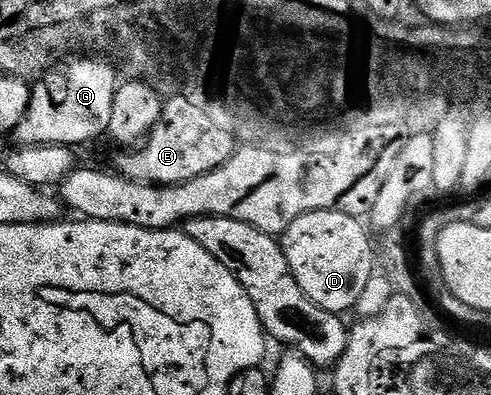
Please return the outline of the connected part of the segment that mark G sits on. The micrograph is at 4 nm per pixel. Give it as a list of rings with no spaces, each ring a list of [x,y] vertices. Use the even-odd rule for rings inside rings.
[[[82,56],[79,60],[70,60],[59,68],[51,67],[41,79],[33,85],[30,94],[30,109],[26,111],[26,117],[20,122],[16,129],[17,143],[25,146],[27,144],[86,144],[94,140],[98,135],[105,133],[110,126],[112,118],[112,102],[114,92],[120,83],[116,75],[113,63],[106,60],[97,60],[94,56]]]

